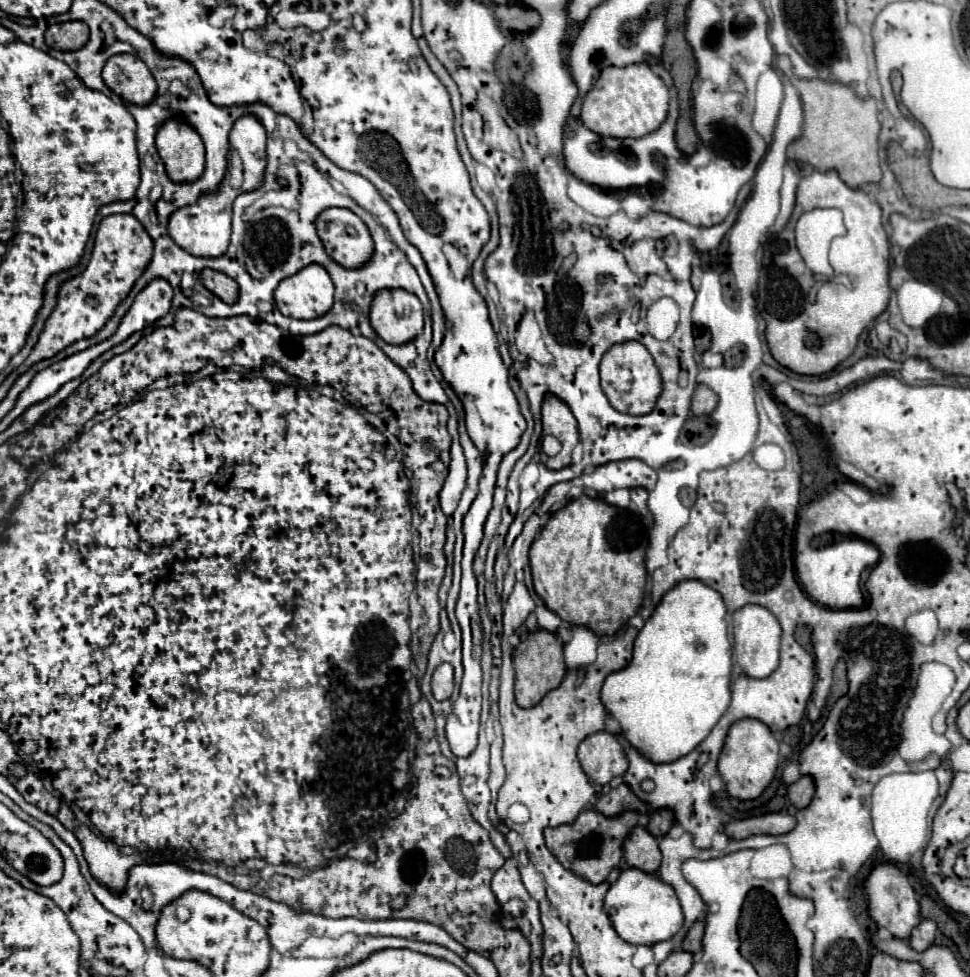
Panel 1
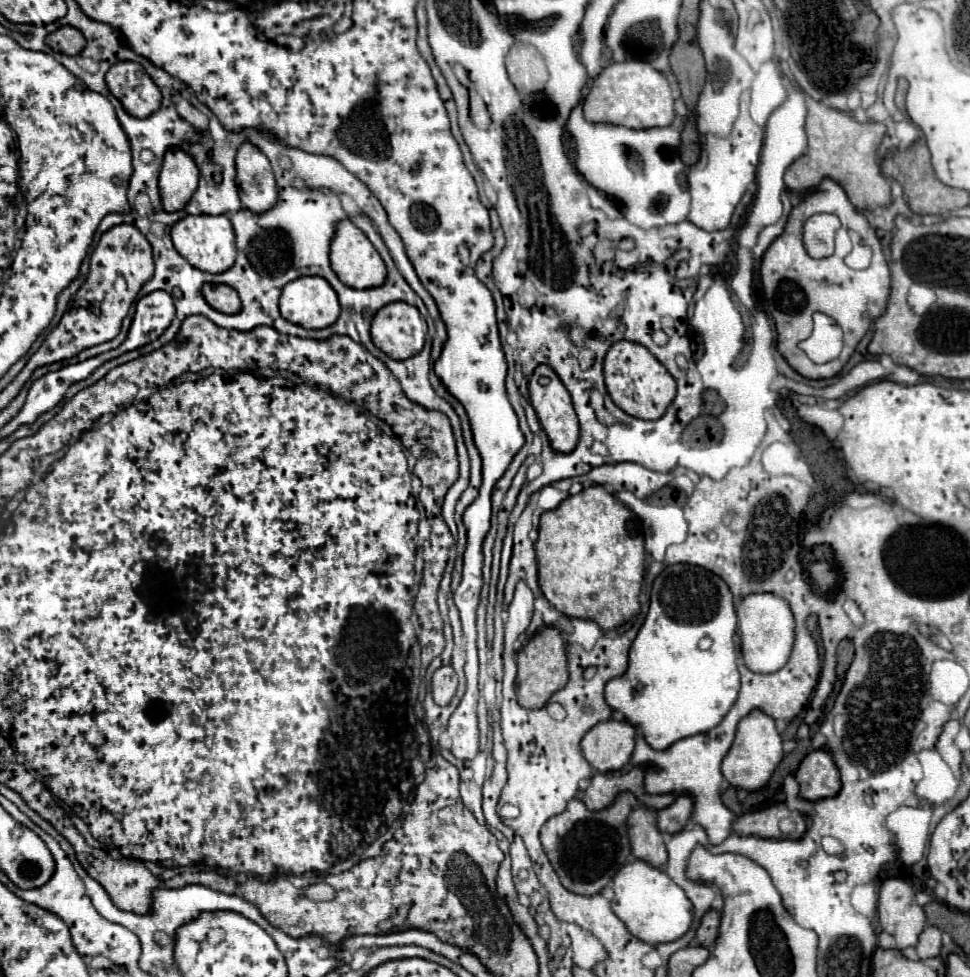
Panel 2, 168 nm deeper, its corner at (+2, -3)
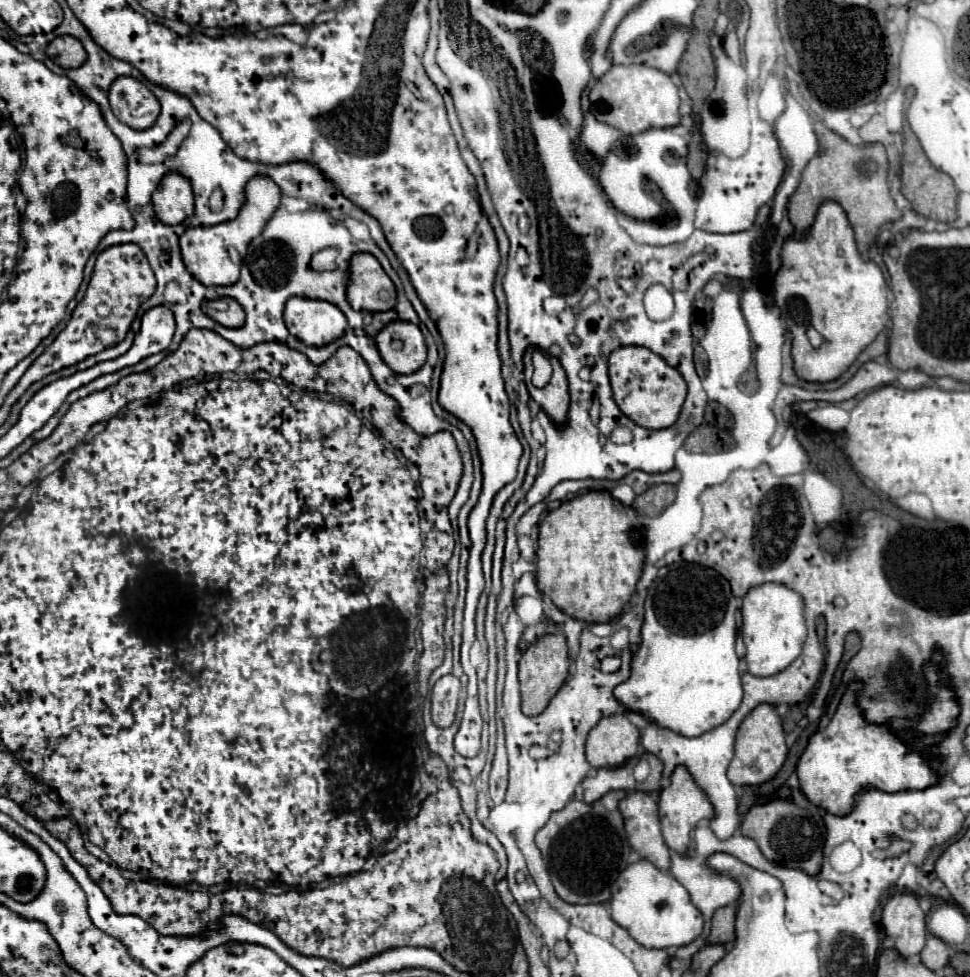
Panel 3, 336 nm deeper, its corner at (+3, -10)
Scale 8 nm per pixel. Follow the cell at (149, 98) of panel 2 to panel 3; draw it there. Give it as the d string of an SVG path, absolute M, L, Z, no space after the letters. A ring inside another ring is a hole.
M121 77L109 89L109 103L121 123L131 129L147 129L159 115L155 95L137 79Z

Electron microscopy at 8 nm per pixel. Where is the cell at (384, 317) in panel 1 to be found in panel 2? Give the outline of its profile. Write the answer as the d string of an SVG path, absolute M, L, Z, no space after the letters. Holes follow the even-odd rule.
M392 302L376 312L370 336L392 360L406 360L424 348L426 320L420 316L418 308L406 302Z

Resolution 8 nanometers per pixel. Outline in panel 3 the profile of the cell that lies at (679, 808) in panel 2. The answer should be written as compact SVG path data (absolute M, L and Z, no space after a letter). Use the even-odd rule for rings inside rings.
M677 767L673 777L671 777L671 785L661 791L661 795L659 795L659 817L661 817L661 829L663 829L665 843L677 853L687 851L689 835L691 835L693 827L701 819L713 817L713 805L707 801L705 793L695 785L693 777L689 775L689 771L685 767Z

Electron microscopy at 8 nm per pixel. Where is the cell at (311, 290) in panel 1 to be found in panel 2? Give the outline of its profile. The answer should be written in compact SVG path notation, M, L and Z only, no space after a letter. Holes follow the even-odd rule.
M300 276L282 288L282 316L302 328L326 328L340 316L340 304L334 288L320 276Z

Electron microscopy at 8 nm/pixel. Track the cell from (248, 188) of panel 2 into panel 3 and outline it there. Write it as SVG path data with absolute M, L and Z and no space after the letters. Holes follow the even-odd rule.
M267 175L251 177L249 183L245 185L245 203L233 221L219 223L213 227L187 227L185 229L179 243L181 243L181 255L183 255L183 263L187 271L207 287L233 285L239 279L239 265L233 263L229 255L229 247L235 247L237 253L243 257L249 241L263 231L265 223L273 217L279 205L281 205L281 189L277 187L277 183Z

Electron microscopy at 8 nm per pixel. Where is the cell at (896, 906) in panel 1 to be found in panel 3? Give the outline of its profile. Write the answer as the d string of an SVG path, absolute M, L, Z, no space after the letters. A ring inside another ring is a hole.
M897 893L887 899L881 913L881 923L885 935L893 939L895 949L909 959L911 955L921 953L927 939L925 913L919 907L919 901L911 893Z

